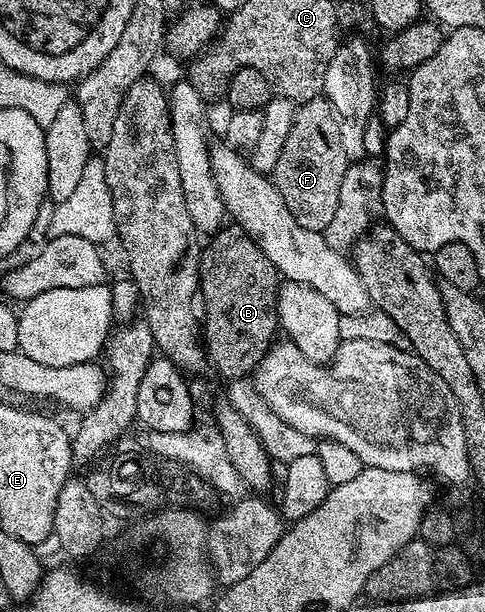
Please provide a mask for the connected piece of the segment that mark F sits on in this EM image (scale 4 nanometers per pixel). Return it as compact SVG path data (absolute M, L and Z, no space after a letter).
M326 97L307 98L296 109L293 128L289 128L285 148L281 148L281 160L277 160L273 171L273 181L281 192L281 200L285 200L285 208L293 212L293 218L301 228L323 232L336 215L341 180L348 163L335 109Z

